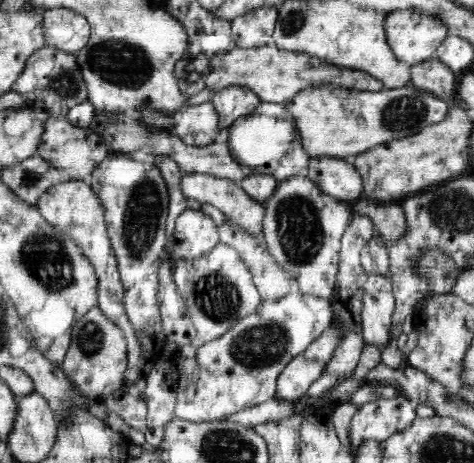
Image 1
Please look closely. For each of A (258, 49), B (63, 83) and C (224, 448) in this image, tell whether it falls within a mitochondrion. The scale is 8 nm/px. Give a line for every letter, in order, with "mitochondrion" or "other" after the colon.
A: other
B: mitochondrion
C: mitochondrion

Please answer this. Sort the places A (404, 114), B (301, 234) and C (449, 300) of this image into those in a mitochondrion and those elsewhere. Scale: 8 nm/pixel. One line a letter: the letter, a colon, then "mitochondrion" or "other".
A: mitochondrion
B: mitochondrion
C: other

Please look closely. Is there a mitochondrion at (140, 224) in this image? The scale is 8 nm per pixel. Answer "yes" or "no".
yes

